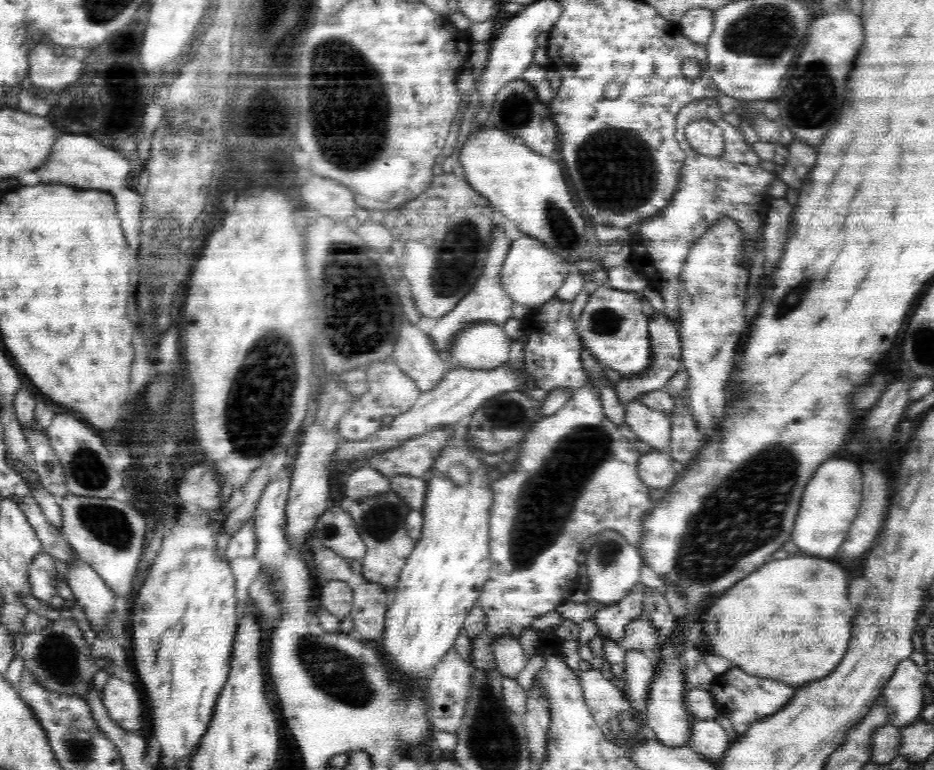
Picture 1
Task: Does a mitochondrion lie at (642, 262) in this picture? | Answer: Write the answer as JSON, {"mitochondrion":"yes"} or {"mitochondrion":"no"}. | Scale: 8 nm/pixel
{"mitochondrion":"no"}

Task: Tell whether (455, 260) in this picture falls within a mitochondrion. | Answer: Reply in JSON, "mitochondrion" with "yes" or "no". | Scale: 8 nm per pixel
{"mitochondrion":"yes"}

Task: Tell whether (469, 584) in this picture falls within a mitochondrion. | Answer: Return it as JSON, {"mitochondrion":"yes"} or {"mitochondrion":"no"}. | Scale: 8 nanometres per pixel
{"mitochondrion":"no"}

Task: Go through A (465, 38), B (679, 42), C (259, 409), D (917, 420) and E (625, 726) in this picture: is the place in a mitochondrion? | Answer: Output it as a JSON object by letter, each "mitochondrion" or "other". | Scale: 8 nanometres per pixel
{"A":"other","B":"other","C":"mitochondrion","D":"other","E":"mitochondrion"}

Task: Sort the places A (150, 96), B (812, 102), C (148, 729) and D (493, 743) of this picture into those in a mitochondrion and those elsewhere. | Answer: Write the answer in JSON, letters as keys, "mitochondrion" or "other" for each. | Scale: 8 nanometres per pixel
{"A":"other","B":"mitochondrion","C":"other","D":"mitochondrion"}

